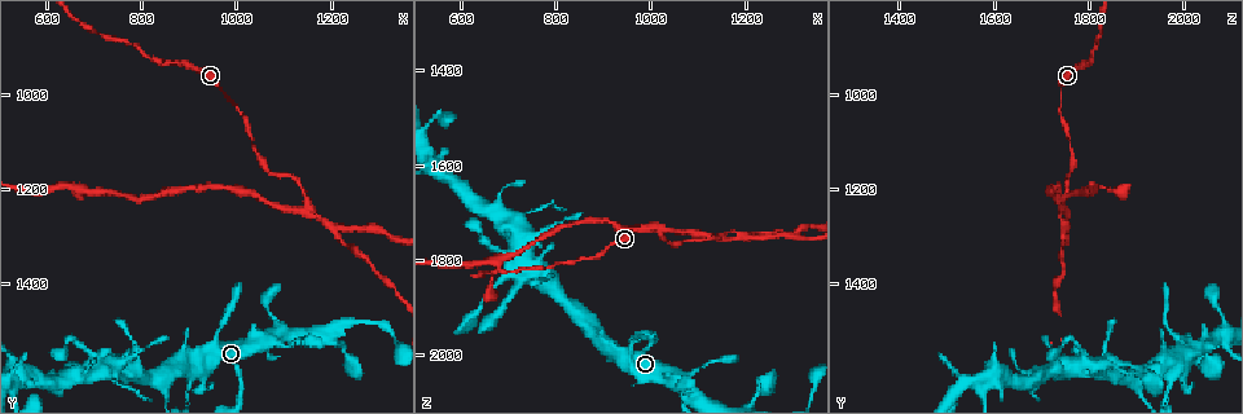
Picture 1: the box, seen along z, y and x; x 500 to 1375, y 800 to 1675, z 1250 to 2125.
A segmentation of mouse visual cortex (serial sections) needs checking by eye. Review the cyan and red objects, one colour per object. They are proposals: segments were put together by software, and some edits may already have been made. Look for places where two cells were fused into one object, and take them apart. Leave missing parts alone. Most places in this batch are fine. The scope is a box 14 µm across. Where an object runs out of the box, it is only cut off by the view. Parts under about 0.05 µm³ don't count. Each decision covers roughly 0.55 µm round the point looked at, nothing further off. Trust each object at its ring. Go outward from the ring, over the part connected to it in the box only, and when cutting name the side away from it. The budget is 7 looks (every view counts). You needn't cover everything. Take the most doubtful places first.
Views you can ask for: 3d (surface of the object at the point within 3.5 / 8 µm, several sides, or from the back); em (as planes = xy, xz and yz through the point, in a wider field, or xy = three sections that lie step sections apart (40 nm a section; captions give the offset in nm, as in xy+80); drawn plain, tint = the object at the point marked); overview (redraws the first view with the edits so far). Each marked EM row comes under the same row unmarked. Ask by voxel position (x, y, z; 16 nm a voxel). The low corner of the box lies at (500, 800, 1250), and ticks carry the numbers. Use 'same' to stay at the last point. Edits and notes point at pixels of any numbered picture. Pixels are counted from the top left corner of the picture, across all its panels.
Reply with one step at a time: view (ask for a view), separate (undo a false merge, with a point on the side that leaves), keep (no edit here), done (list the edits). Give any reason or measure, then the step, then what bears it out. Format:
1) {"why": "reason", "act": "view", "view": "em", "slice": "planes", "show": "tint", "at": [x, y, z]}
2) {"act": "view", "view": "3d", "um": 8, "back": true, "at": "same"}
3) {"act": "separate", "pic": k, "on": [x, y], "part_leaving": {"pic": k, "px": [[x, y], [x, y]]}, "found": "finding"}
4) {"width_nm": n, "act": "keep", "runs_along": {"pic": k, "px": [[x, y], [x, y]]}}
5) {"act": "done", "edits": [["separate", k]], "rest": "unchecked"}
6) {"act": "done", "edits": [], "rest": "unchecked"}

{"act": "view", "view": "3d", "um": 3.5, "at": [1140, 1245, 1750]}

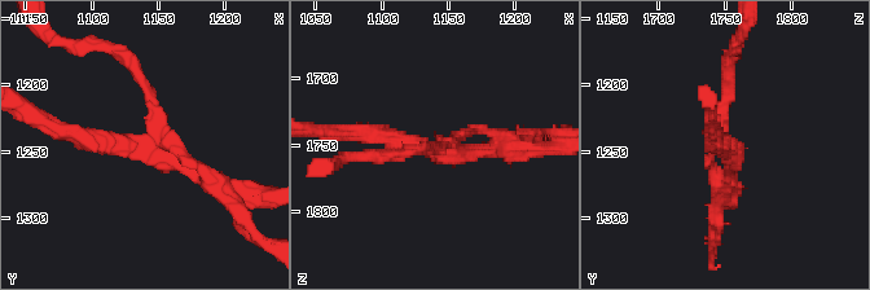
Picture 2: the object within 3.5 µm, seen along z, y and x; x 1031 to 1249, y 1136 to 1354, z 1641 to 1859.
{"act": "view", "view": "em", "slice": "planes", "show": "tint", "at": [1144, 1244, 1754]}

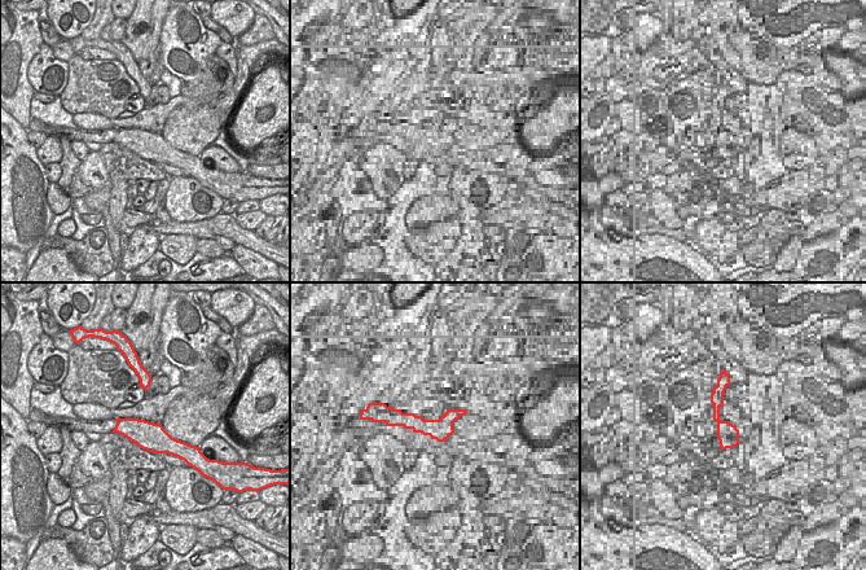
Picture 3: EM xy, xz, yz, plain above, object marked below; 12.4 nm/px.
{"act": "separate", "pic": 2, "on": [390, 143], "part_leaving": {"pic": 2, "px": [[153, 141], [89, 141], [34, 118]]}, "found": "two cells meet here"}

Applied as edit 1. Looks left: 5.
{"why": "redraw", "act": "view", "view": "overview"}

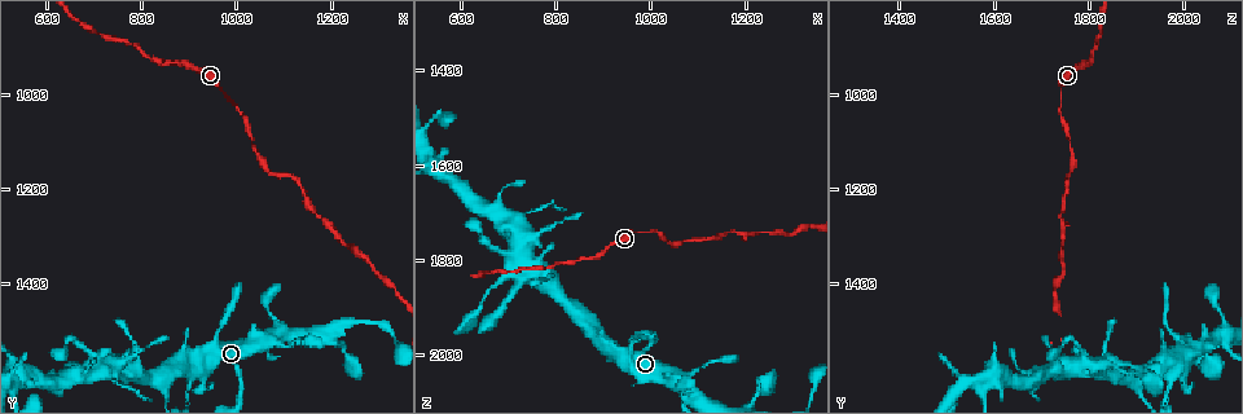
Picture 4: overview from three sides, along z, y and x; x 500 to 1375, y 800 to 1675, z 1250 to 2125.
{"why": "four arms meet", "act": "view", "view": "3d", "um": 3.5, "at": [900, 1570, 1980]}

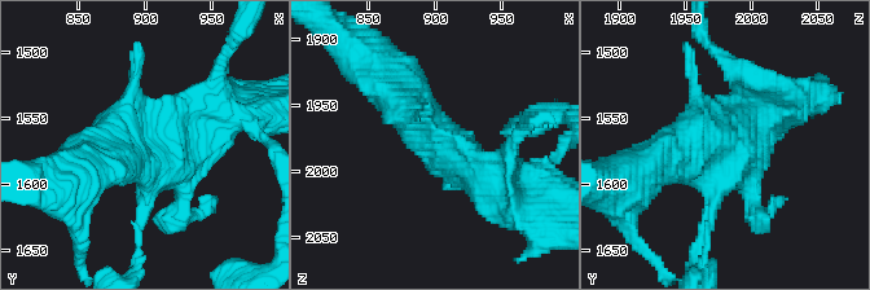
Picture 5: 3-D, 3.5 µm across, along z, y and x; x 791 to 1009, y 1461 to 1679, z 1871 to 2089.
{"act": "keep", "runs_along": {"pic": 5, "px": [[523, 189], [447, 153], [399, 89]]}, "found": "continuous, no second cell"}

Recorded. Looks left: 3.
{"why": "sharp bend", "act": "view", "view": "3d", "um": 3.5, "at": [1225, 1540, 2055]}

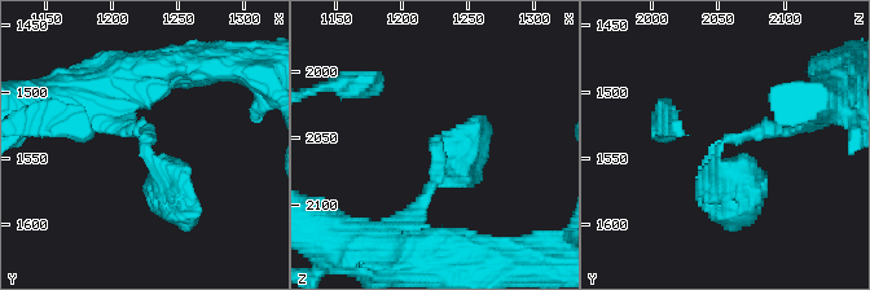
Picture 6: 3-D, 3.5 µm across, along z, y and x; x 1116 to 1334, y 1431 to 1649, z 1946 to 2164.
{"arm_widths_nm": [150, 400], "why": "now the EM", "act": "view", "view": "em", "slice": "planes", "show": "tint", "at": [1226, 1540, 2054]}

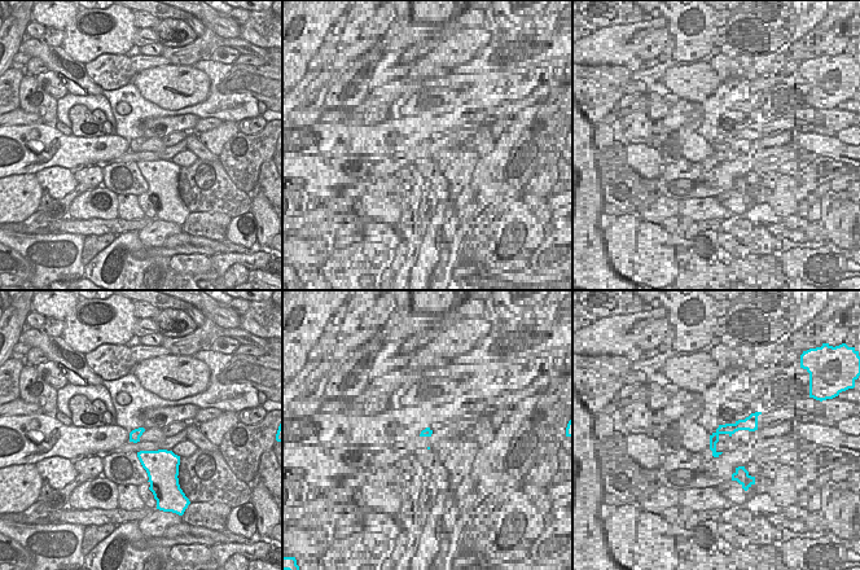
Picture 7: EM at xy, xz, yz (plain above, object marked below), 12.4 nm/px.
{"act": "keep", "runs_along": {"pic": 6, "px": [[796, 124], [723, 144], [723, 211]]}, "found": "continuous, no second cell"}

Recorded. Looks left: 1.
{"act": "done", "edits": [["separate", 2]], "rest": "unchecked"}

